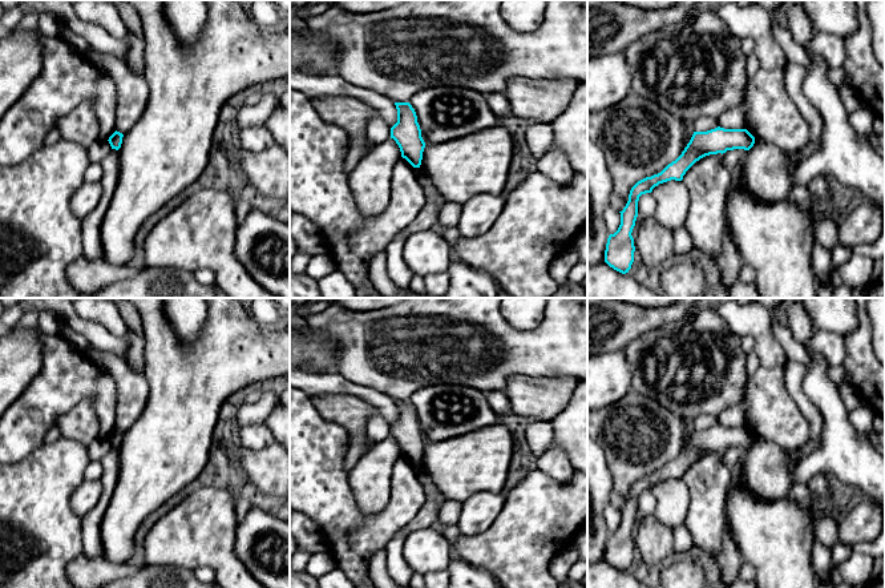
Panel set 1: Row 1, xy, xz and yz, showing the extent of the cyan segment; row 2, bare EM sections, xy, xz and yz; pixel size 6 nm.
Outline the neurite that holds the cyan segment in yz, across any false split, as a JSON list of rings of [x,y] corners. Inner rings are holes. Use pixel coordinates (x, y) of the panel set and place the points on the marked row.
[[[715,128],[707,132],[694,132],[682,154],[660,173],[638,181],[630,190],[629,201],[621,213],[621,225],[610,234],[605,250],[605,262],[614,270],[626,274],[634,262],[634,238],[631,235],[638,217],[638,201],[642,194],[651,193],[659,184],[682,181],[686,172],[700,158],[726,153],[727,150],[749,150],[755,137],[747,129]]]

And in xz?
[[[395,102],[395,105],[397,122],[391,128],[391,138],[399,145],[401,157],[413,168],[420,168],[425,142],[416,112],[409,102]]]

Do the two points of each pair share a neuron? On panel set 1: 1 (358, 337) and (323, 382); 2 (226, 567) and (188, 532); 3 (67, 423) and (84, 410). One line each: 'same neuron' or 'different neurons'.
1: different neurons
2: same neuron
3: same neuron

